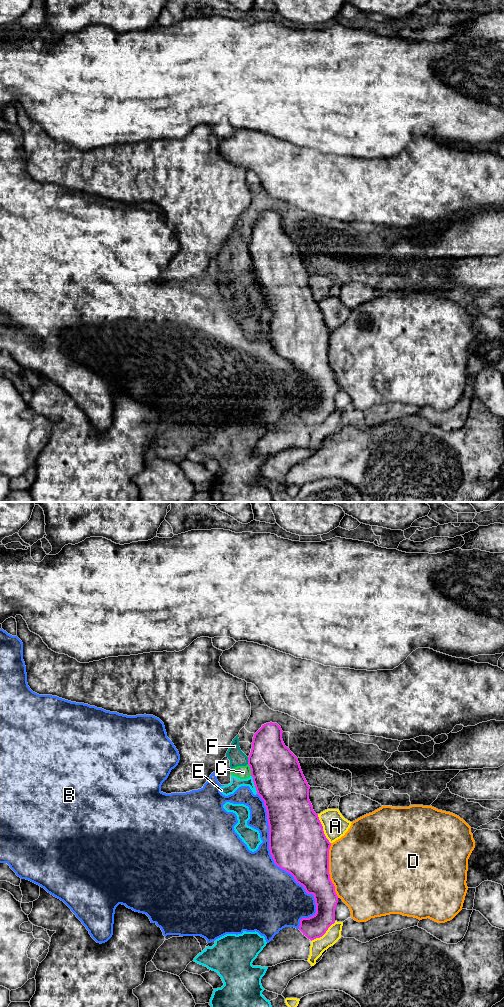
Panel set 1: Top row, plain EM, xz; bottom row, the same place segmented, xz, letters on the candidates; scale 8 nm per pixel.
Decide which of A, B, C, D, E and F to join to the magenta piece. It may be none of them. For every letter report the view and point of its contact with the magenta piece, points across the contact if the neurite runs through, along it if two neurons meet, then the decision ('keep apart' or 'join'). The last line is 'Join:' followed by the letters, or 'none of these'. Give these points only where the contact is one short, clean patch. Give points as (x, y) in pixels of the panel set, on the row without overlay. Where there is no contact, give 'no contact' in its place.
A: meets magenta in xz at (322, 317); keep apart
B: meets magenta in xz at (280, 355); keep apart
C: meets magenta in xz at (251, 258); border along xz (247, 252), (251, 263); keep apart
D: meets magenta in xz at (328, 358); keep apart
E: meets magenta in xz at (254, 272); keep apart
F: meets magenta in xz at (248, 248); keep apart
Join: none of these

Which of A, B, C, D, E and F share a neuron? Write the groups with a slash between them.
A / B / C E F / D

